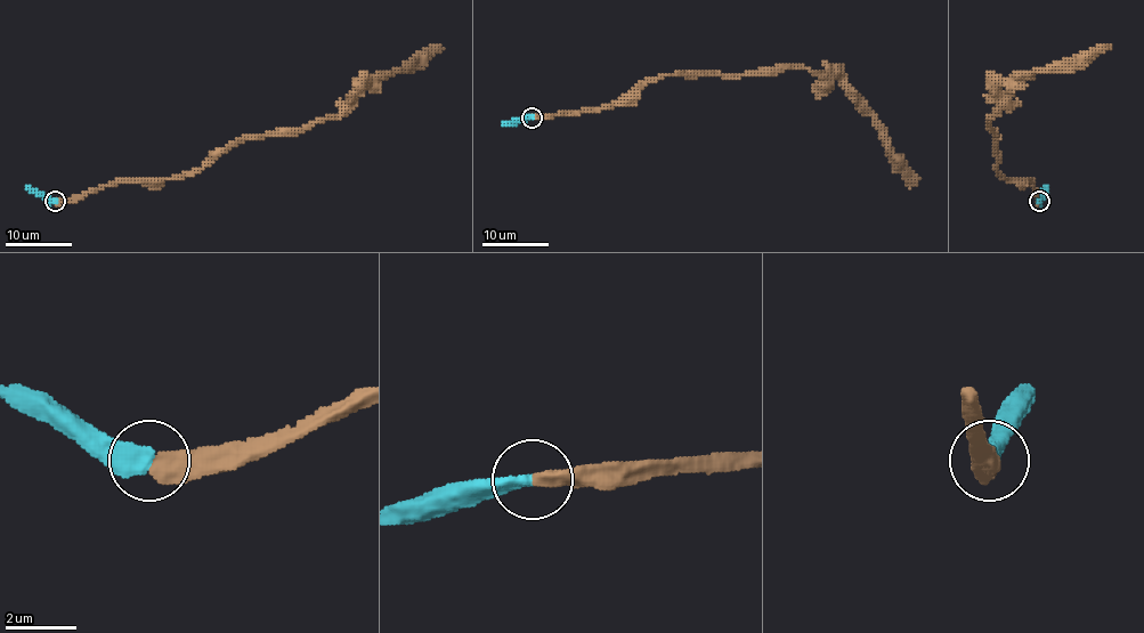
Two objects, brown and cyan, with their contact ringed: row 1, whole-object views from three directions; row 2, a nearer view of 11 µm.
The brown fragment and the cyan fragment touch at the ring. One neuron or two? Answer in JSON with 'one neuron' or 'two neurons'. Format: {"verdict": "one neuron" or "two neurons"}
{"verdict": "one neuron"}

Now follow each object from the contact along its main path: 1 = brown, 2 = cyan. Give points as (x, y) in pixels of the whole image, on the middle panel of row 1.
1: (532, 118), (618, 106), (664, 75), (744, 75), (805, 67), (841, 79), (874, 118), (894, 164), (910, 187)
2: (532, 118), (503, 124)

